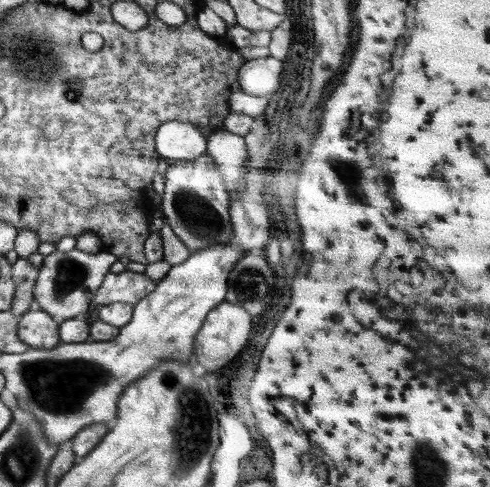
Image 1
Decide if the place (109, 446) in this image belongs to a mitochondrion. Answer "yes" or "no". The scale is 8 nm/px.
no

